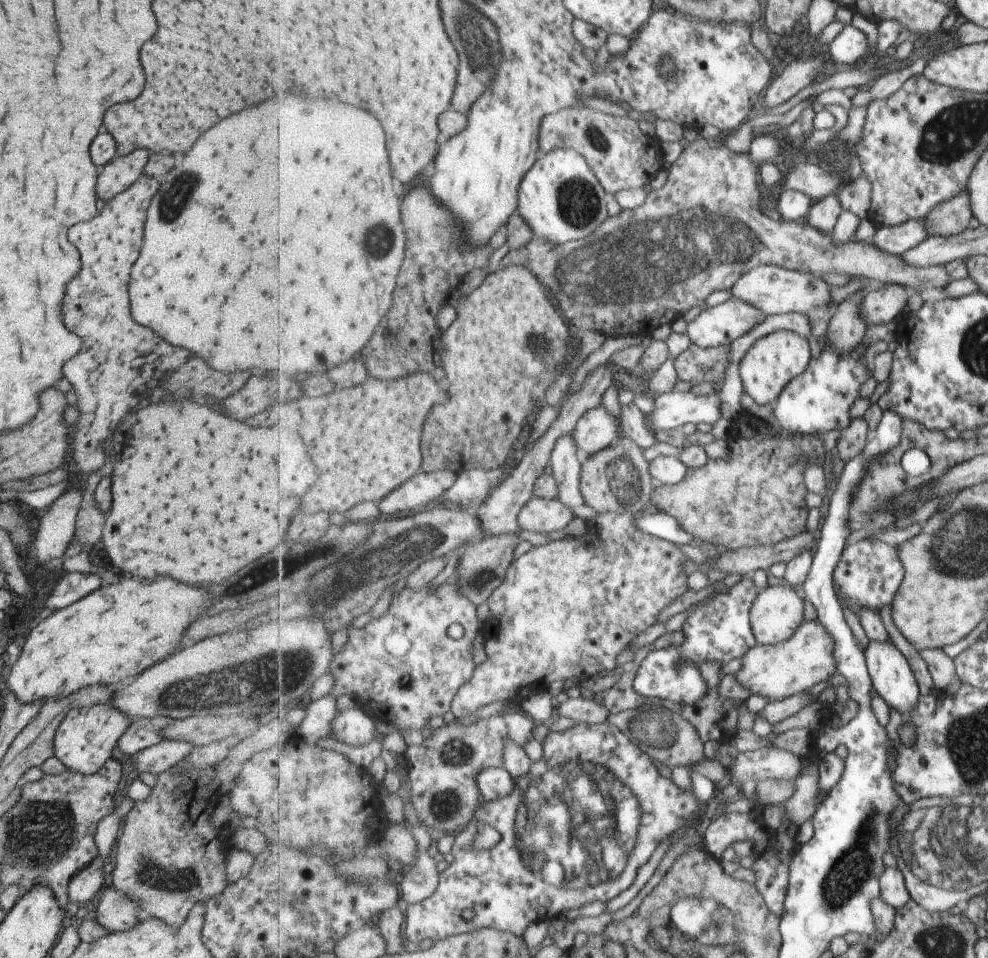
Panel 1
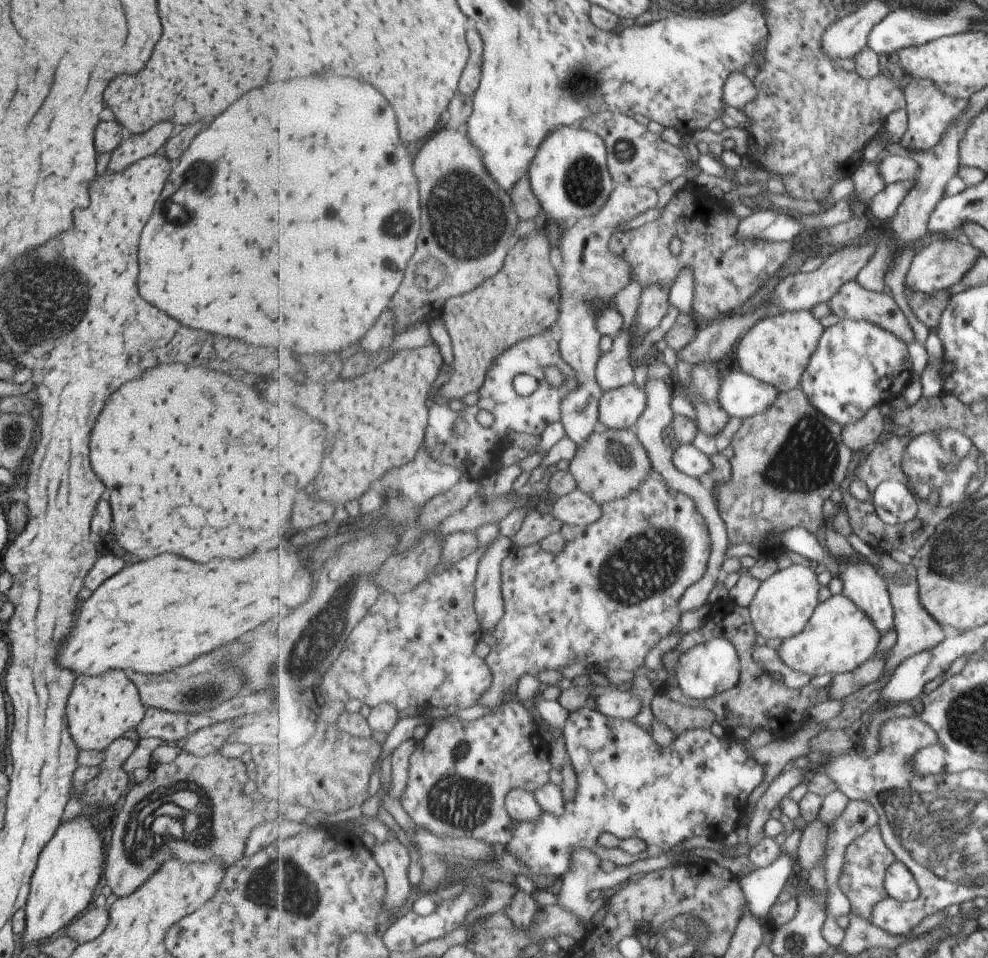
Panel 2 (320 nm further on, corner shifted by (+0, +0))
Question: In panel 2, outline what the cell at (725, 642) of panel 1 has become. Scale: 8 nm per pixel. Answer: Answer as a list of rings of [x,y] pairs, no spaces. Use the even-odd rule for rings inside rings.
[[[715,637],[704,645],[697,645],[689,654],[683,656],[683,664],[687,668],[676,668],[677,681],[683,694],[693,698],[710,699],[712,696],[725,692],[737,686],[740,681],[742,668],[740,656],[735,645],[725,637]]]

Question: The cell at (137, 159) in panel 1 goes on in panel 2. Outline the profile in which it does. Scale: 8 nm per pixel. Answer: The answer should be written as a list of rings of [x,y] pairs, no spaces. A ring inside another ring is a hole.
[[[161,122],[157,126],[151,126],[145,132],[131,134],[129,138],[122,140],[121,144],[111,152],[107,170],[109,172],[122,171],[139,159],[157,152],[159,146],[166,143],[171,130],[173,130],[173,126],[169,122]]]

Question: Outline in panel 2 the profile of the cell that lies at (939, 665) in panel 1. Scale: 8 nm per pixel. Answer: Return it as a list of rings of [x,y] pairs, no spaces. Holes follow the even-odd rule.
[[[879,551],[876,558],[879,571],[888,582],[891,602],[894,606],[897,642],[891,648],[892,652],[886,664],[886,672],[893,674],[905,659],[917,653],[935,648],[945,637],[941,626],[931,613],[923,606],[920,599],[920,586],[918,581],[917,568],[911,563],[899,563],[895,558],[891,558],[889,552]]]

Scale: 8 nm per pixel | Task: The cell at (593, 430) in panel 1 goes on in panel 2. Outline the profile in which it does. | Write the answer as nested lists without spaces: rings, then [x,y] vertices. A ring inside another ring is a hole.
[[[631,383],[604,393],[599,405],[600,422],[604,428],[634,429],[646,411],[646,387]]]

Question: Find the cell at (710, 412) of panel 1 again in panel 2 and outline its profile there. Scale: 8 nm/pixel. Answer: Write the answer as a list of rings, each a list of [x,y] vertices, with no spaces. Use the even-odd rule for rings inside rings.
[[[730,371],[722,378],[720,403],[731,417],[744,420],[770,409],[781,393],[752,374]]]

